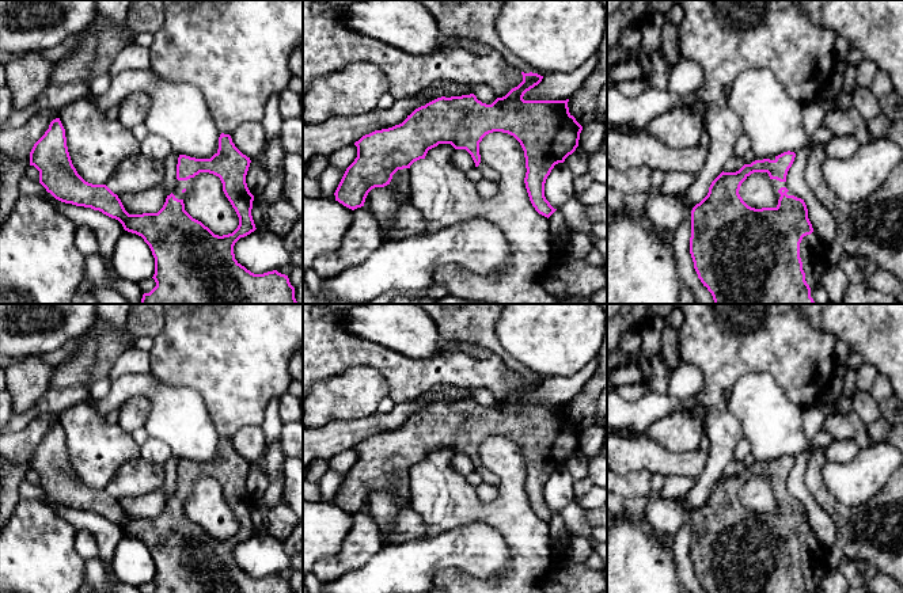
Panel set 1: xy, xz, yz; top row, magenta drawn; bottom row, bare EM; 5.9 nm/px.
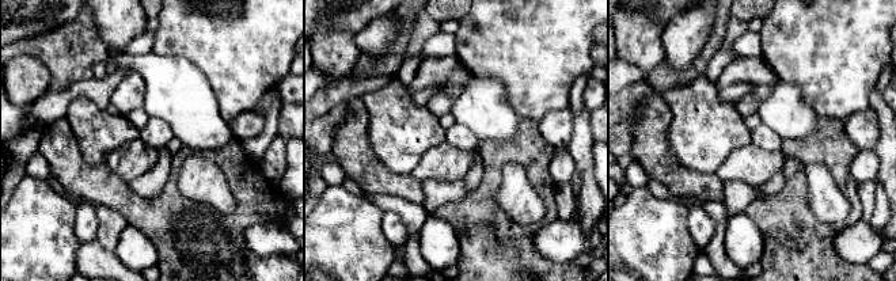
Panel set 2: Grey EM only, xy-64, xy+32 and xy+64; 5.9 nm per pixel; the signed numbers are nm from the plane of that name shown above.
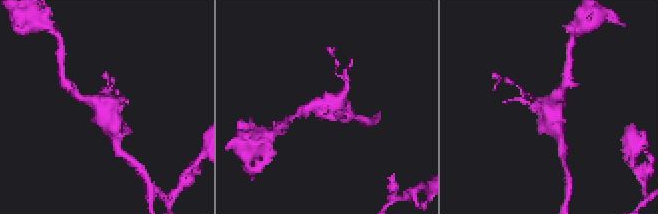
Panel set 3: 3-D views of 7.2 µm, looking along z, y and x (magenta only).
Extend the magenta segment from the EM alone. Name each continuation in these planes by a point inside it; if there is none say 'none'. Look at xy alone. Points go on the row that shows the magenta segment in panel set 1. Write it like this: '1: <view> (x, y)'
1: xy (181, 185)

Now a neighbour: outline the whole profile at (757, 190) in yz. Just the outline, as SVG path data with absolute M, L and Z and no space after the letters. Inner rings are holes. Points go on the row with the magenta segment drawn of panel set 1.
M754 172L741 183L739 190L743 201L755 209L777 208L778 199L767 172Z

